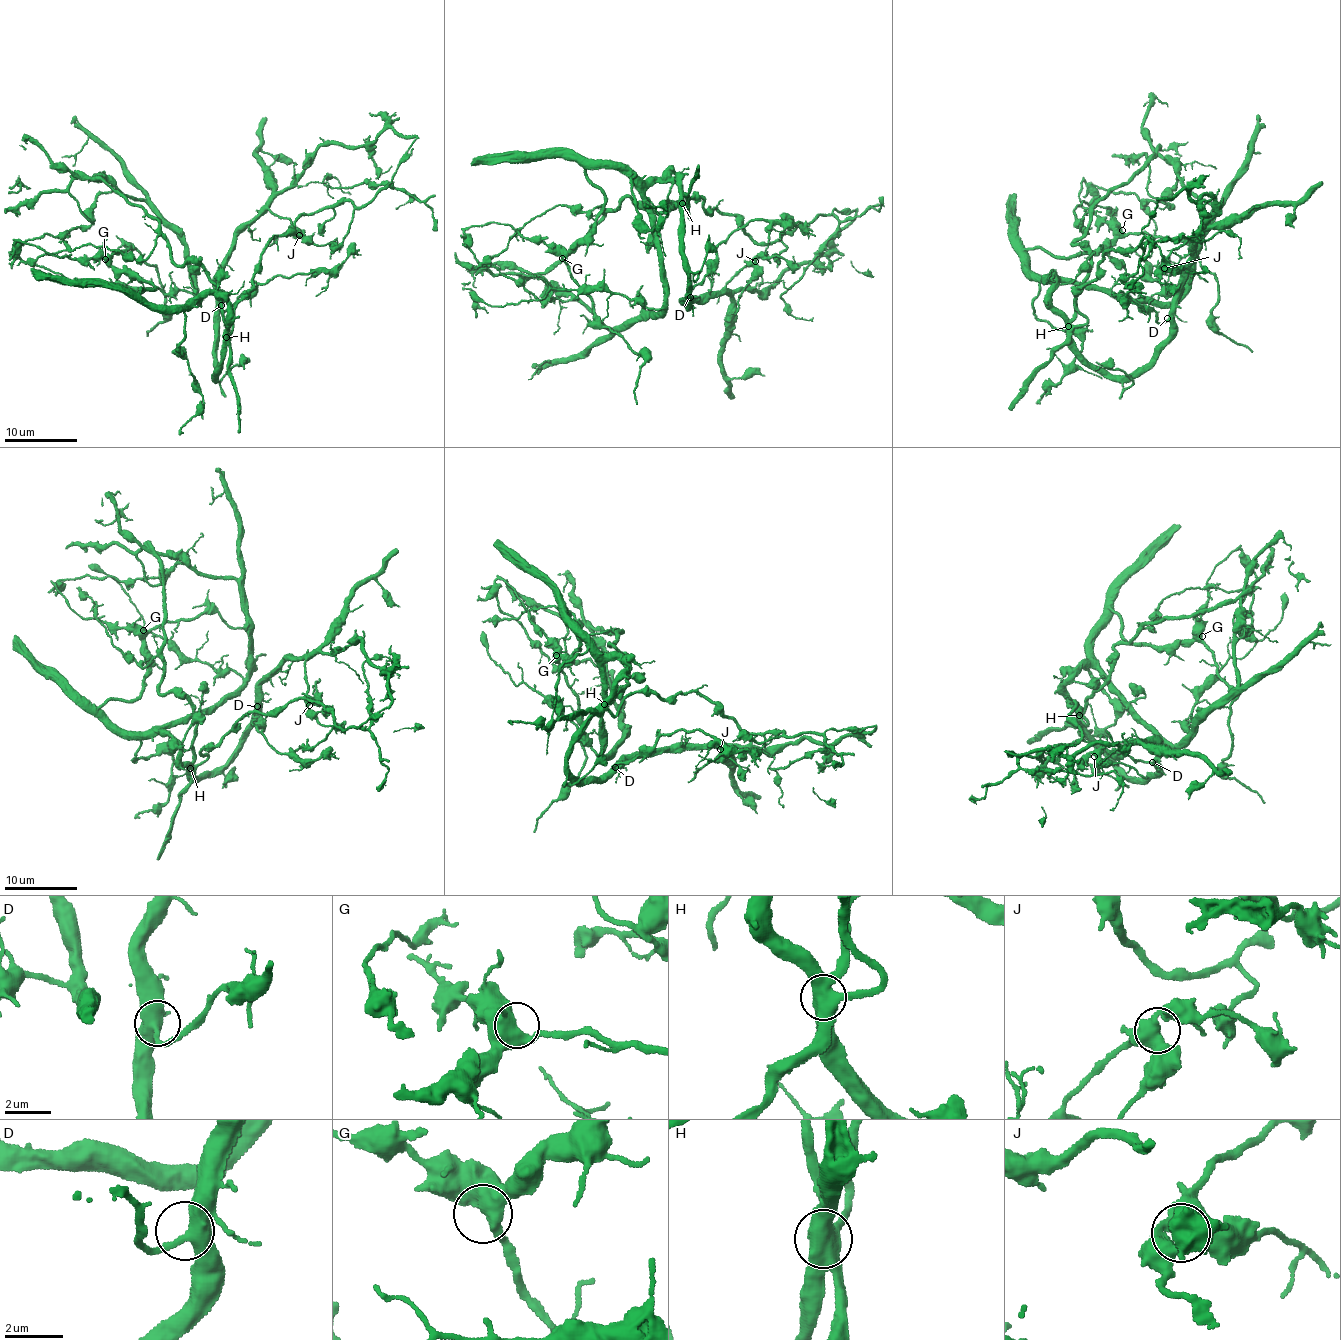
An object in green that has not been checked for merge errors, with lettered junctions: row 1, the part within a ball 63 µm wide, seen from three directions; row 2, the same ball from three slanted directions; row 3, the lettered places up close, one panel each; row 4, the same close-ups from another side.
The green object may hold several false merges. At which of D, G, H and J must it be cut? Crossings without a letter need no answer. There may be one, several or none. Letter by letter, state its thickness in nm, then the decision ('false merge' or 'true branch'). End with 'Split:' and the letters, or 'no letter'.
D: 440 nm thick; true branch
G: 460 nm thick; true branch
H: 600 nm thick; false merge
J: 420 nm thick; true branch
Split: H

